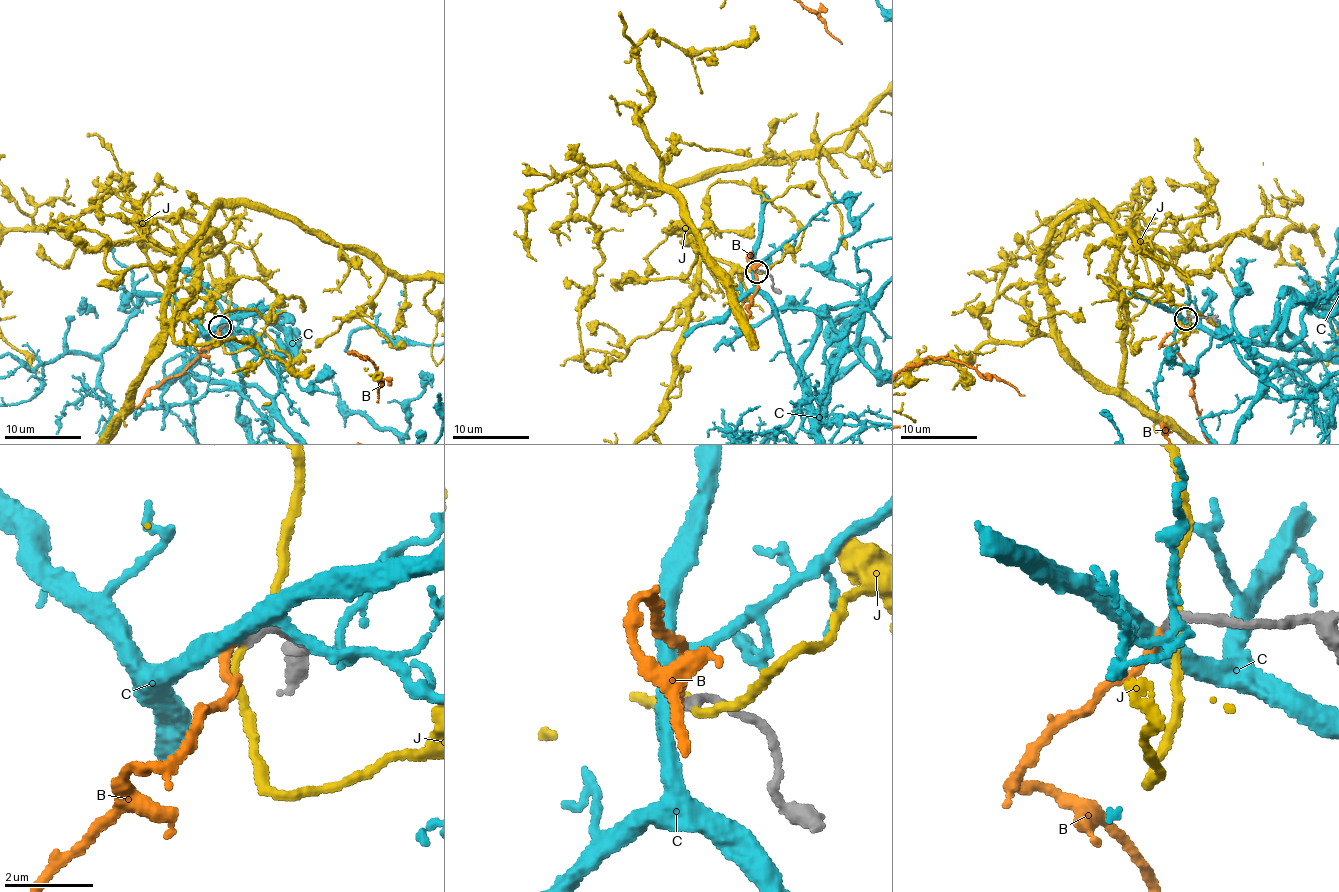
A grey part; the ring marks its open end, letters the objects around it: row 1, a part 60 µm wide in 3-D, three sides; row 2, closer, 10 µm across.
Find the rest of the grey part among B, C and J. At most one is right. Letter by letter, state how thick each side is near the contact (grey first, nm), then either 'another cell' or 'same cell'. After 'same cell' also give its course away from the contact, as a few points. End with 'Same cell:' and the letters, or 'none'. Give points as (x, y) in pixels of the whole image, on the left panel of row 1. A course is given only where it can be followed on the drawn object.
B: calibres 200 and 200 nm; same cell
C: calibres 200 and 440 nm; another cell
J: calibres 240 and 180 nm; another cell
Same cell: B

